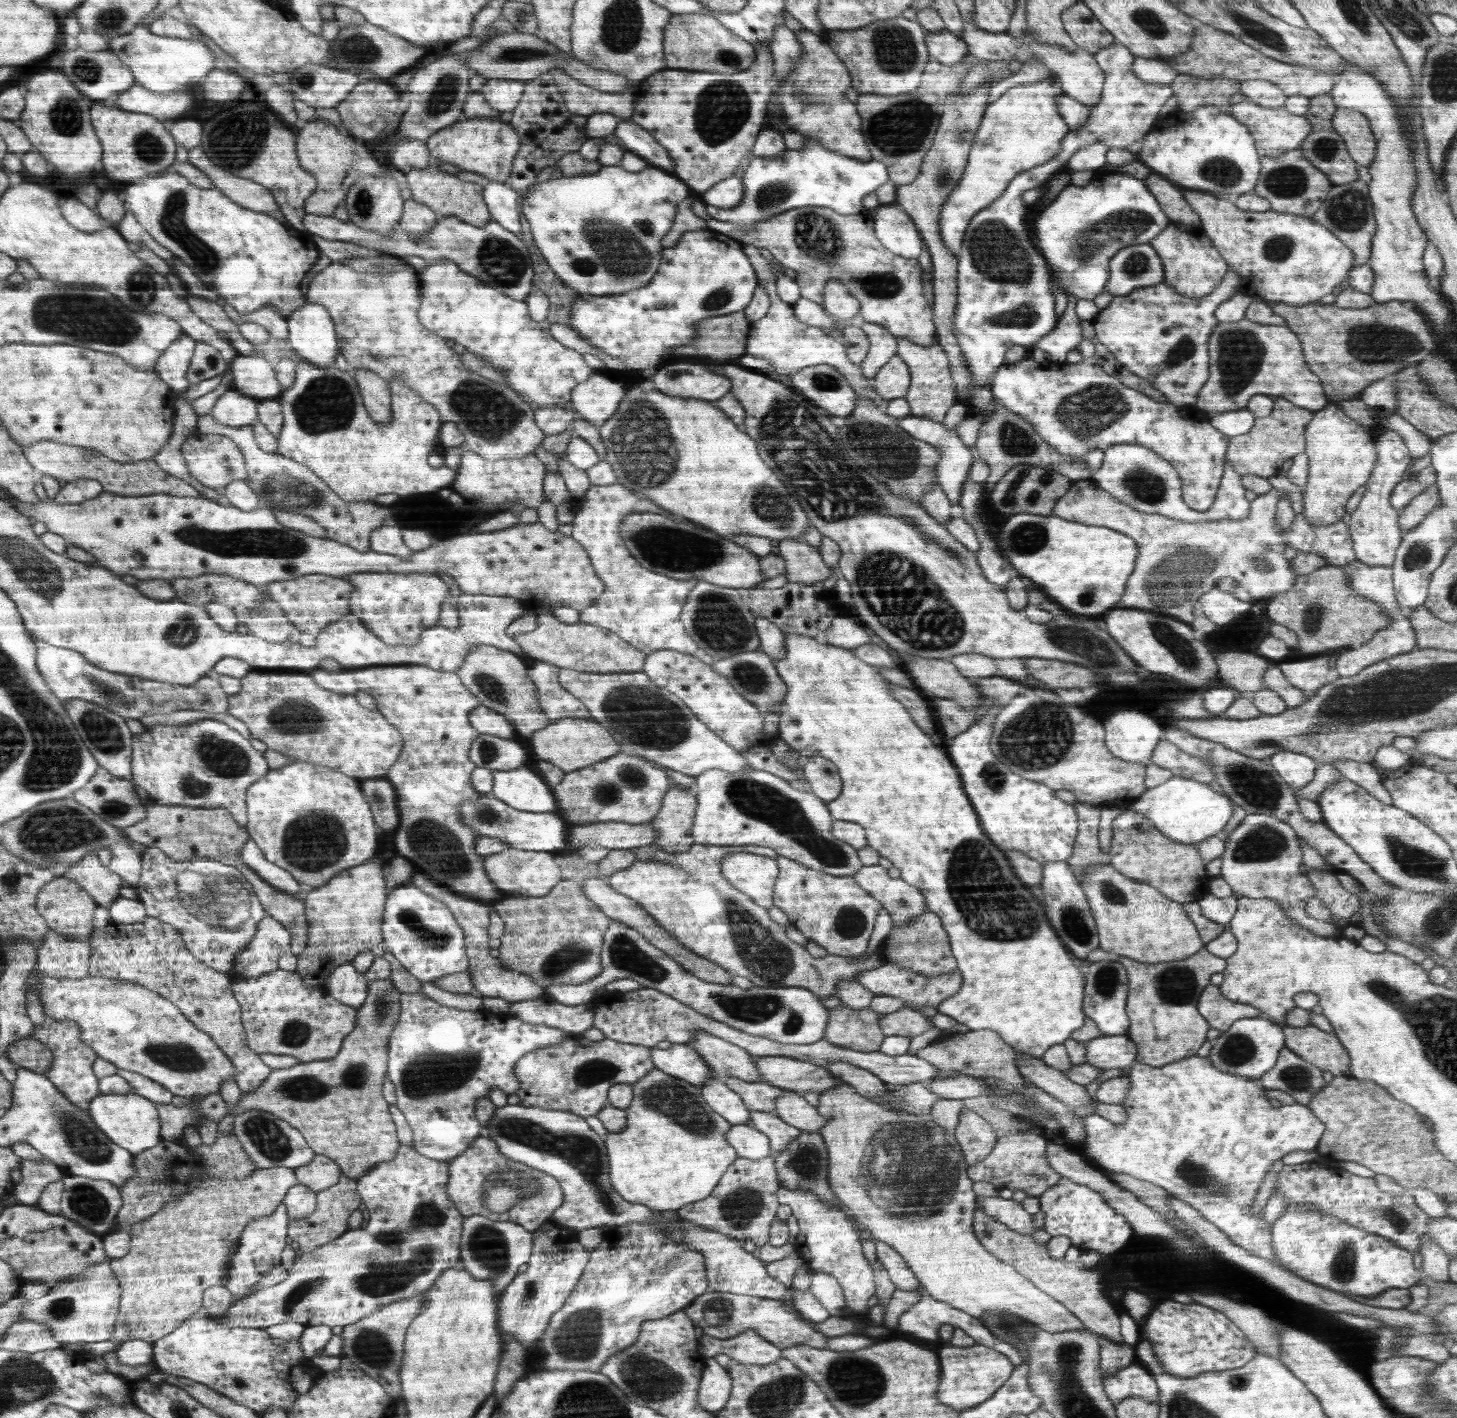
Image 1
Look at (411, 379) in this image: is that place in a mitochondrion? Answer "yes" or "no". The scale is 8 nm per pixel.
no

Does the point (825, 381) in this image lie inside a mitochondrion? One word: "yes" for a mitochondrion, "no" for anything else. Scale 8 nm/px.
yes

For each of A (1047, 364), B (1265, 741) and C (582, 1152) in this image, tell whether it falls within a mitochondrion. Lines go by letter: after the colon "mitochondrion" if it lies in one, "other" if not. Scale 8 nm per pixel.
A: other
B: mitochondrion
C: mitochondrion

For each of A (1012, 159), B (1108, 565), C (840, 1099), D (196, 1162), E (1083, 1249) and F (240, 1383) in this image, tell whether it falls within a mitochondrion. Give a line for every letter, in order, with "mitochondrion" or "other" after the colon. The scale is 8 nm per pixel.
A: other
B: other
C: other
D: other
E: other
F: mitochondrion

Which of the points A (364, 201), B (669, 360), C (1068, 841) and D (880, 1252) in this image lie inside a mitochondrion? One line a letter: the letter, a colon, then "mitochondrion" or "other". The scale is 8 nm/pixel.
A: mitochondrion
B: other
C: other
D: other

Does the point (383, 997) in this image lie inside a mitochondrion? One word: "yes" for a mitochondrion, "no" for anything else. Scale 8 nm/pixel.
yes

